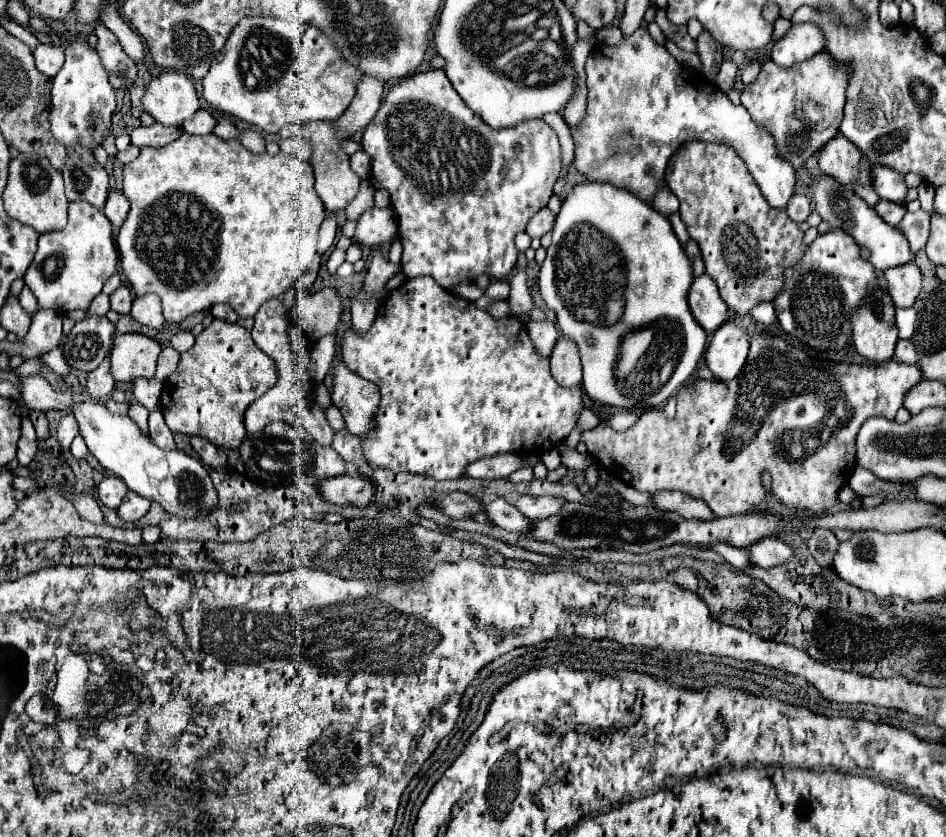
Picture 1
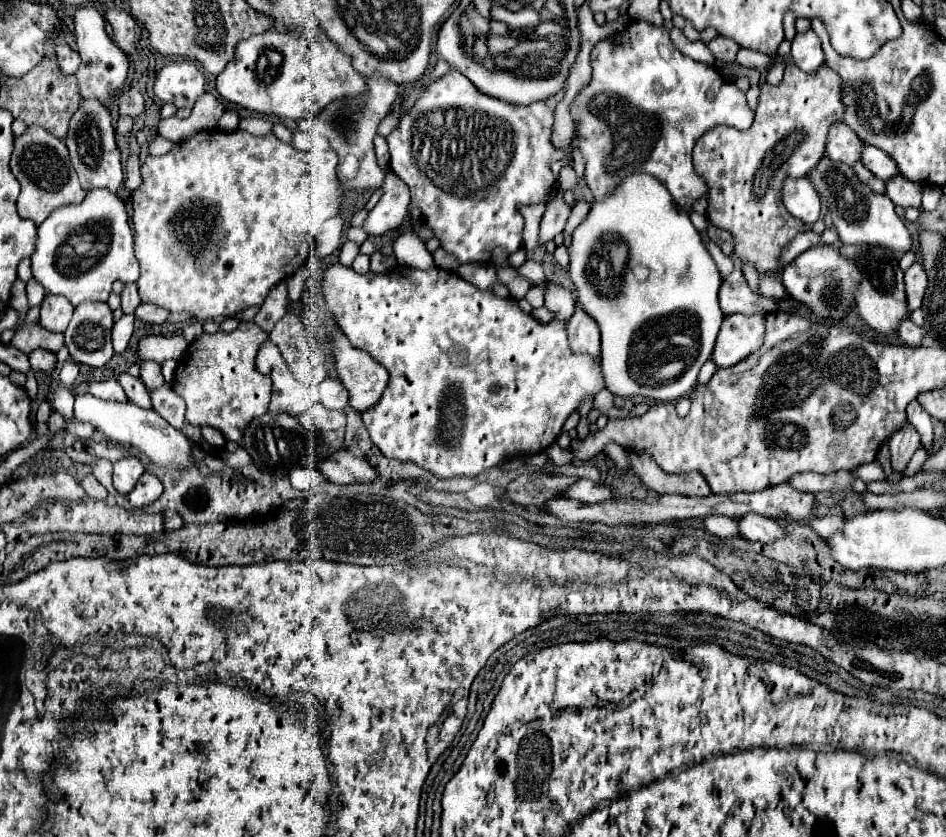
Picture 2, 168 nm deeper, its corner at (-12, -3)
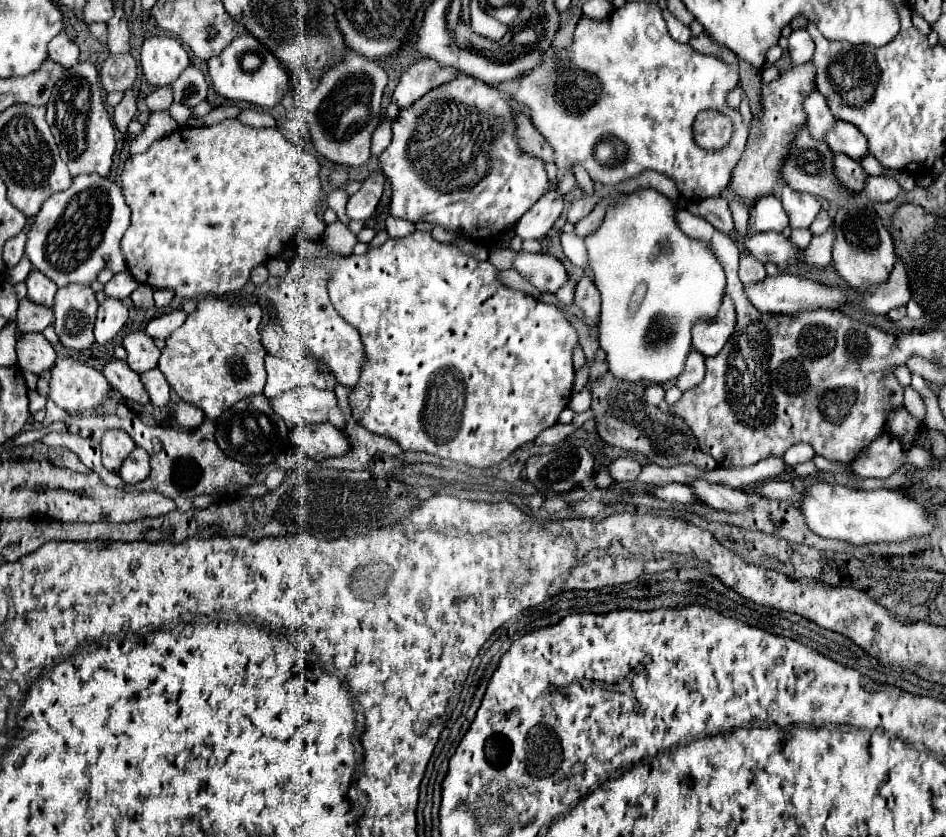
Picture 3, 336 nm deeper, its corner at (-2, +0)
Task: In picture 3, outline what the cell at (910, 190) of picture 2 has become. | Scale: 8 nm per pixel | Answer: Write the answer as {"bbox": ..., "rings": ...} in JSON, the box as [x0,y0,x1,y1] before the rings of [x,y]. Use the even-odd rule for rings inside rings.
{"bbox":[860,156,886,176],"rings":[[[866,156],[866,160],[862,160],[860,164],[862,164],[862,168],[864,168],[870,176],[886,176],[884,166],[878,164],[878,160],[874,160],[874,156]]]}

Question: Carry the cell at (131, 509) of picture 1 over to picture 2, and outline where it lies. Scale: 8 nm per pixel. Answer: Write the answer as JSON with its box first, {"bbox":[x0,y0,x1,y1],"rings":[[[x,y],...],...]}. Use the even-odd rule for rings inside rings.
{"bbox":[128,473,162,507],"rings":[[[144,473],[136,487],[132,489],[132,495],[128,495],[132,507],[142,507],[152,501],[156,501],[162,495],[162,483],[154,473]]]}

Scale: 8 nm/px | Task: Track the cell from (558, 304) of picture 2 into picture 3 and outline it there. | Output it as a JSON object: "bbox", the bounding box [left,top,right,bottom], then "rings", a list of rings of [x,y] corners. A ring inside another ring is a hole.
{"bbox":[514,252,568,294],"rings":[[[518,252],[514,268],[524,276],[528,282],[532,282],[540,292],[556,294],[568,280],[564,264],[548,254],[528,254]]]}

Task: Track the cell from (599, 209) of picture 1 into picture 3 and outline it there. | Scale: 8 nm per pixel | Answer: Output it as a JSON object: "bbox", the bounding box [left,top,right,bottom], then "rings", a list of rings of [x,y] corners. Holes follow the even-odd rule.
{"bbox":[584,188,726,384],"rings":[[[638,188],[632,194],[620,196],[606,208],[602,224],[594,234],[584,238],[584,244],[588,252],[586,274],[590,274],[602,296],[598,338],[606,354],[608,372],[620,382],[672,384],[682,374],[692,350],[692,326],[714,320],[720,310],[726,286],[722,266],[714,260],[706,244],[684,236],[676,222],[674,204],[654,188]]]}

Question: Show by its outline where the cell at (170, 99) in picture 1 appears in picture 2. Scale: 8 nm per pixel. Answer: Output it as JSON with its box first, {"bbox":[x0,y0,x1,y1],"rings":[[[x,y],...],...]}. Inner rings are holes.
{"bbox":[154,59,204,109],"rings":[[[190,59],[168,61],[156,75],[154,97],[160,103],[172,103],[178,109],[194,107],[204,93],[204,75]]]}

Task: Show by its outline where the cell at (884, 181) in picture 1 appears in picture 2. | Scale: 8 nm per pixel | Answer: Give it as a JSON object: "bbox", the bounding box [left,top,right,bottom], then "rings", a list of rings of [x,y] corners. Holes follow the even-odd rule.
{"bbox":[862,145,898,181],"rings":[[[864,145],[862,163],[864,163],[876,177],[880,177],[882,181],[888,181],[890,177],[894,177],[894,175],[898,173],[896,163],[888,157],[888,153],[880,151],[878,147],[868,147],[868,145]]]}

